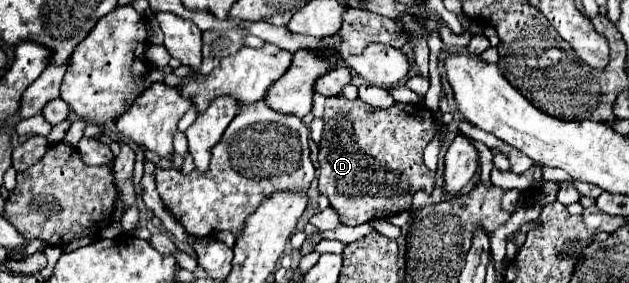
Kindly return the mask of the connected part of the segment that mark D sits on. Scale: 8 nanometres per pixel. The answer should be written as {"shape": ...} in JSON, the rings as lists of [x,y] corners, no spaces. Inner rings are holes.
{"shape":[[[342,94],[338,96],[332,96],[332,98],[326,98],[326,108],[324,108],[324,138],[322,138],[322,146],[320,146],[320,152],[318,152],[318,162],[320,162],[320,176],[318,176],[318,190],[320,194],[328,196],[330,200],[330,206],[338,212],[340,216],[340,222],[344,226],[358,226],[358,224],[364,224],[364,222],[370,222],[370,220],[376,220],[376,218],[390,218],[398,212],[404,212],[410,208],[412,204],[412,196],[418,192],[418,190],[426,190],[428,194],[434,190],[434,172],[430,172],[424,162],[422,162],[422,152],[424,148],[428,146],[428,142],[436,136],[436,134],[442,134],[442,138],[446,136],[446,128],[440,130],[440,126],[436,124],[432,112],[428,108],[424,108],[422,104],[394,104],[392,108],[388,110],[382,110],[382,108],[374,108],[366,102],[362,102],[360,98],[356,100],[346,100]]]}

